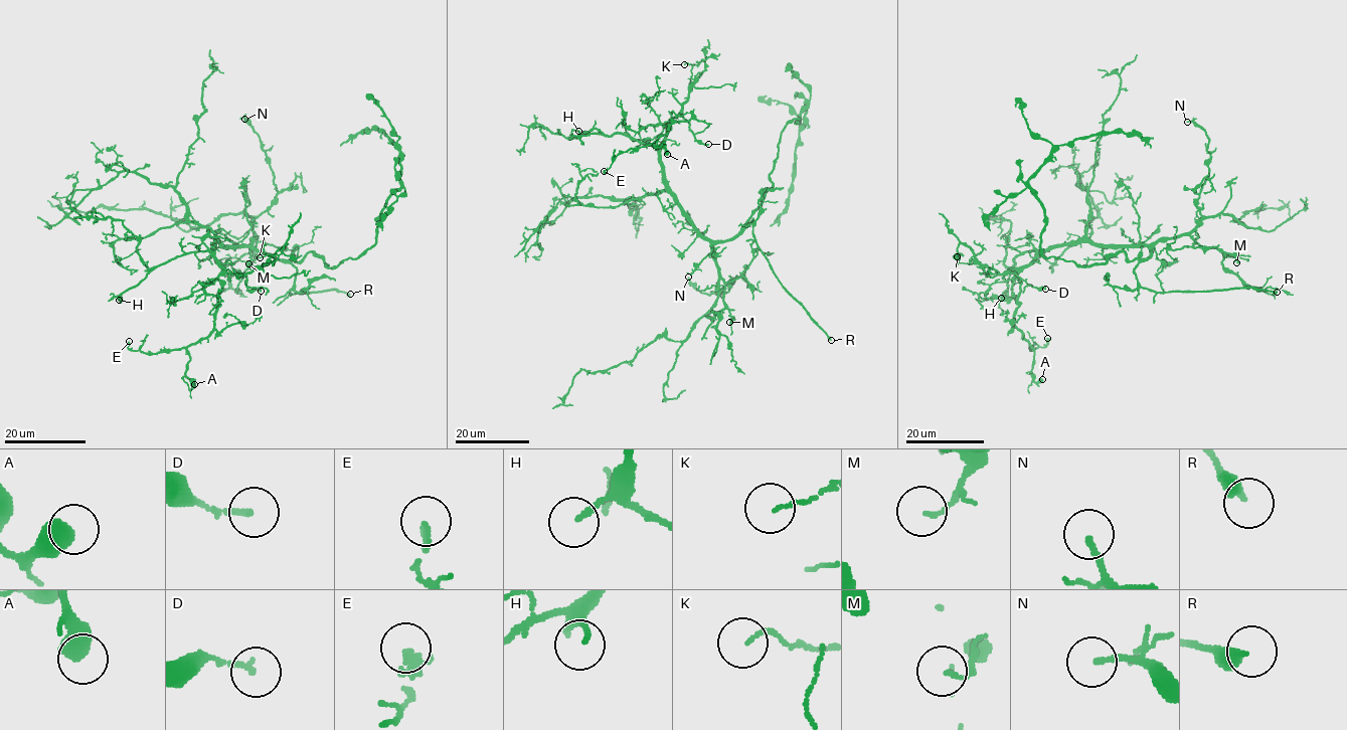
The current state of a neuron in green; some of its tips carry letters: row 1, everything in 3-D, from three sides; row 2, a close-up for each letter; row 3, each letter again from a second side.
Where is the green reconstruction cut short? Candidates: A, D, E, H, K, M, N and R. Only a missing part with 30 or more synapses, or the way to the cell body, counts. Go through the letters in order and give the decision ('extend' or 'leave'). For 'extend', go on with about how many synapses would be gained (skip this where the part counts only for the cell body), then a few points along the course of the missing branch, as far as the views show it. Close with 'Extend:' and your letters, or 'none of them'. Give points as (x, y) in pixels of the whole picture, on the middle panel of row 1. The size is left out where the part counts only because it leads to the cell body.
A: leave
D: leave
E: leave
H: leave
K: leave
M: leave
N: leave
R: extend; missing branch runs (831, 340), (841, 360), (834, 375), (825, 374), (822, 377), (810, 401), (812, 407)
Extend: R

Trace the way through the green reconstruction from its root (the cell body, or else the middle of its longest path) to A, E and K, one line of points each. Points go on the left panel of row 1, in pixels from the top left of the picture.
A: (292, 260), (215, 243), (221, 292), (214, 328), (186, 349), (186, 376), (194, 384)
E: (292, 260), (215, 243), (221, 292), (211, 332), (186, 348), (156, 354), (132, 351), (129, 341)
K: (292, 260), (242, 246), (215, 243), (213, 249), (223, 270), (245, 276), (285, 244), (279, 254), (260, 257)

